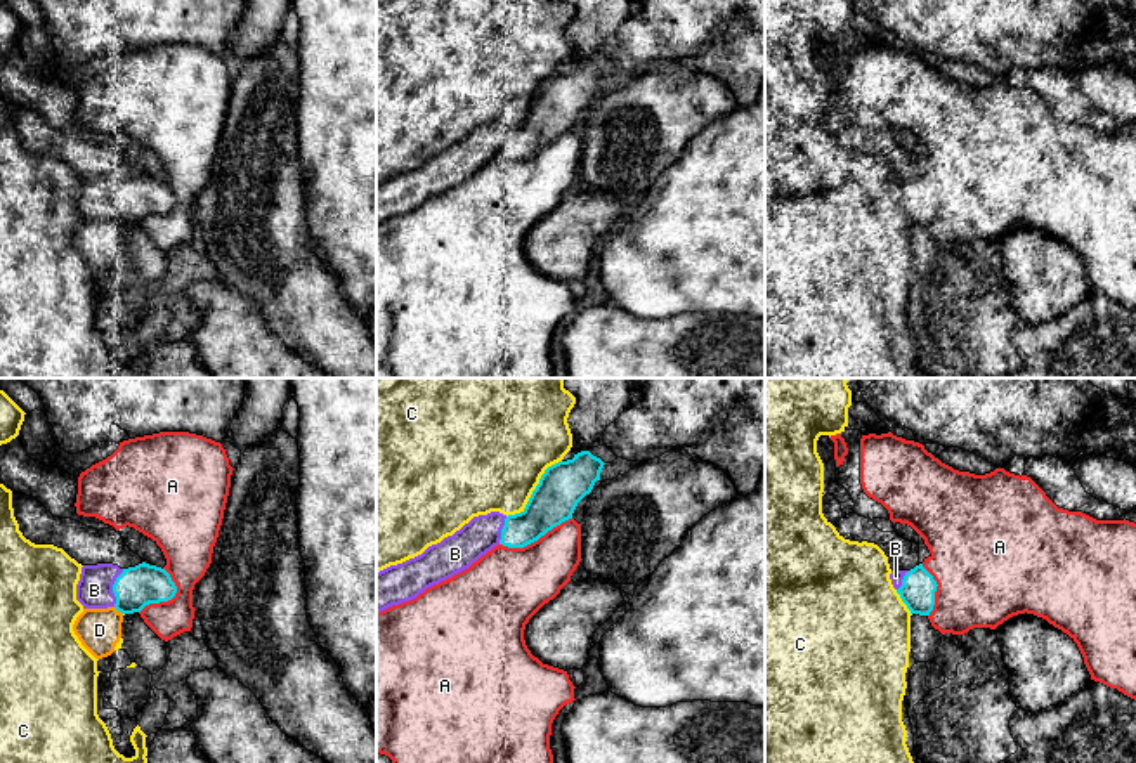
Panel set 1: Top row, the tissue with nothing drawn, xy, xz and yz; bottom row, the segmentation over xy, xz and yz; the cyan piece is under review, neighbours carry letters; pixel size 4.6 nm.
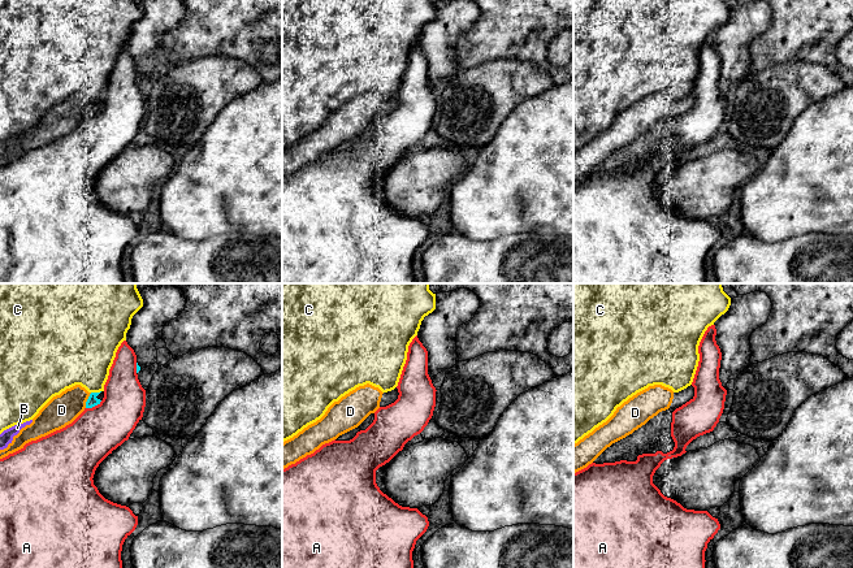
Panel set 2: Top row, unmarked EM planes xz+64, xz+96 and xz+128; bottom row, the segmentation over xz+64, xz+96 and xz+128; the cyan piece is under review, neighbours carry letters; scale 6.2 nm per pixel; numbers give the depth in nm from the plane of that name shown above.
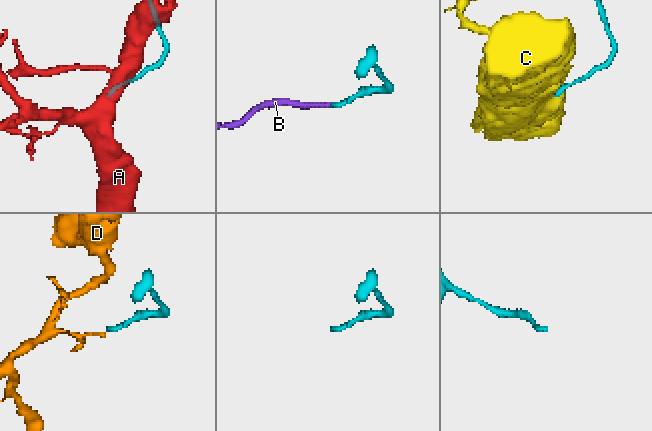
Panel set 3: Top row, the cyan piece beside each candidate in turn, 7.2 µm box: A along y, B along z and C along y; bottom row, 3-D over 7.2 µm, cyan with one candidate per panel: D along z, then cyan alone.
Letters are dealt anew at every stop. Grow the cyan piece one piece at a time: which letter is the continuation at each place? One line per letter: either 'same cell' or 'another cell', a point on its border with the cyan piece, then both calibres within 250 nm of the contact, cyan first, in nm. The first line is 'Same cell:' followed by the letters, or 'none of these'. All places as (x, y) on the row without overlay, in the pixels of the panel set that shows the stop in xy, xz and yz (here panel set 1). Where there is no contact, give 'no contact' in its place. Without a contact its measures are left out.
Same cell: B
A: another cell; meets cyan in xz at (535, 151); 200 nm thick on the cyan side, 360 nm on the other
B: same cell; meets cyan in xy at (113, 200); 190 nm thick on the cyan side, 170 nm on the other
C: another cell; meets cyan in xz at (535, 101); 220 nm thick on the cyan side, 480 nm on the other
D: another cell; meets cyan in xy at (118, 222); 190 nm thick on the cyan side, 200 nm on the other

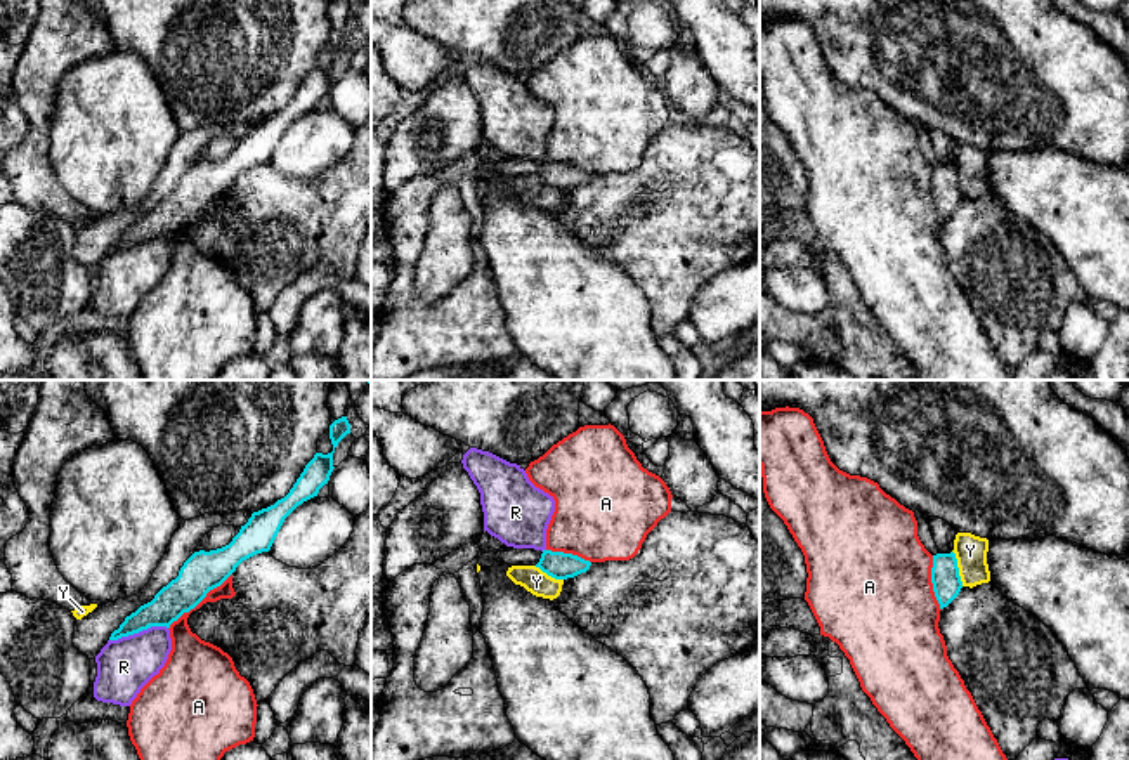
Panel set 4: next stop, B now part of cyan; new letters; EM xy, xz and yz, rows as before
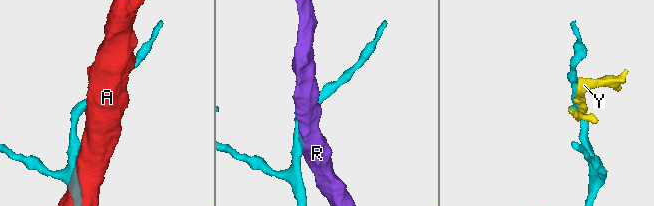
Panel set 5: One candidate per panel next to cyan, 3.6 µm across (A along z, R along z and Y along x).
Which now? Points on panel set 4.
Same cell: Y
A: another cell; meets cyan in xy at (198, 214); 190 nm thick on the cyan side, 180 nm on the other
R: another cell; meets cyan in xy at (137, 243); 160 nm thick on the cyan side, 260 nm on the other
Y: same cell; meets cyan in yz at (958, 179); 130 nm thick on the cyan side, 150 nm on the other

